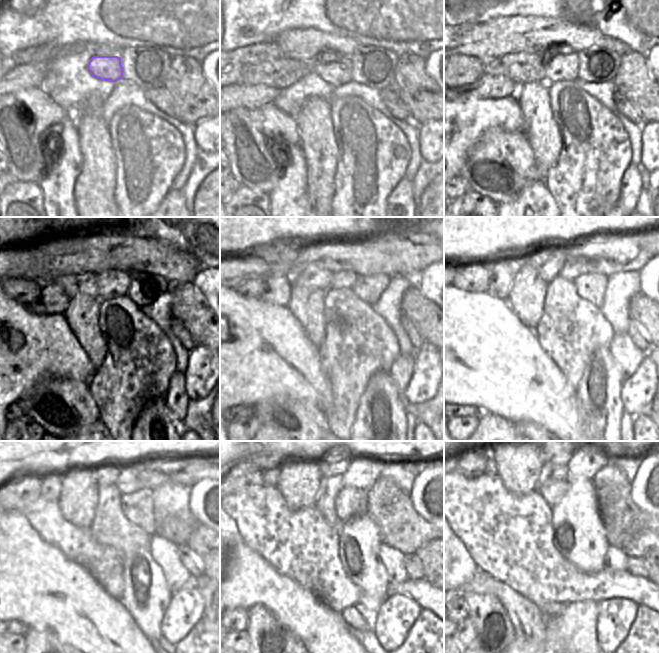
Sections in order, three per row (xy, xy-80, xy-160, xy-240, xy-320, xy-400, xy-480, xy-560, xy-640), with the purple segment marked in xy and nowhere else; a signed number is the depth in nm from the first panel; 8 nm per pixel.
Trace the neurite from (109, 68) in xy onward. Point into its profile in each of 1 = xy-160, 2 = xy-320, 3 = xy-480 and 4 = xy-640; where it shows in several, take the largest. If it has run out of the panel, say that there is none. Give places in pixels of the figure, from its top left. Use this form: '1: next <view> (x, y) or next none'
1: next xy-160 (563, 67)
2: next xy-320 (344, 279)
3: next xy-480 (127, 483)
4: next xy-640 (582, 461)

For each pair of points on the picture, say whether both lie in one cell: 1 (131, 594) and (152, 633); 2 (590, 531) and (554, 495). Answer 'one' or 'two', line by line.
1: one
2: two

